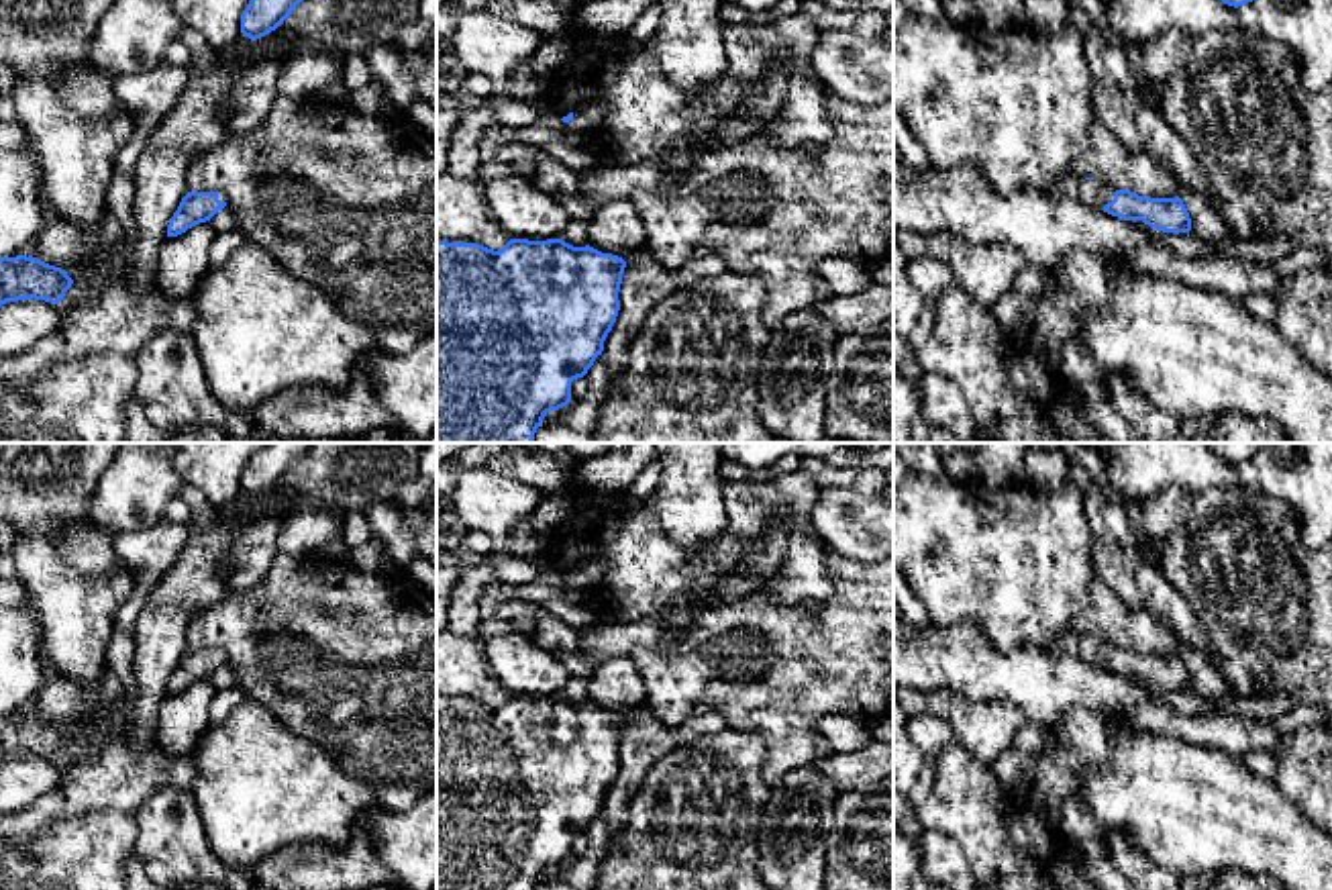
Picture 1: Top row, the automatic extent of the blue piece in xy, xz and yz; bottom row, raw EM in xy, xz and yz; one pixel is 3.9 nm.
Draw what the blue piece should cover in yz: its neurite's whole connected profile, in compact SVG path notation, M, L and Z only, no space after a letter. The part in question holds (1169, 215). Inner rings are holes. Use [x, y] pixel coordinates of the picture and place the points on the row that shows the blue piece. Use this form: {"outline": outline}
{"outline": "M1063 176L1048 190L1055 198L1077 198L1093 208L1099 208L1112 216L1124 220L1142 220L1150 229L1163 233L1189 233L1191 218L1179 196L1175 198L1150 198L1138 196L1130 190L1114 190L1112 186L1093 178Z"}

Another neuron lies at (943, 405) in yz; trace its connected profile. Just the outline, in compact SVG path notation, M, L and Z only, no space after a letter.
M926 372L918 382L922 416L930 427L940 427L961 443L977 441L977 427L971 408L957 384L938 374Z

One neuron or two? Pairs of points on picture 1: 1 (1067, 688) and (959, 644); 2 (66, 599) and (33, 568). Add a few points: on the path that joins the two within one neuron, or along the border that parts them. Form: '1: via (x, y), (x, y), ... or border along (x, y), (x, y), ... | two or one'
1: via (1041, 684), (1029, 676), (992, 676), (986, 670) | one
2: via (58, 590), (41, 574) | one

